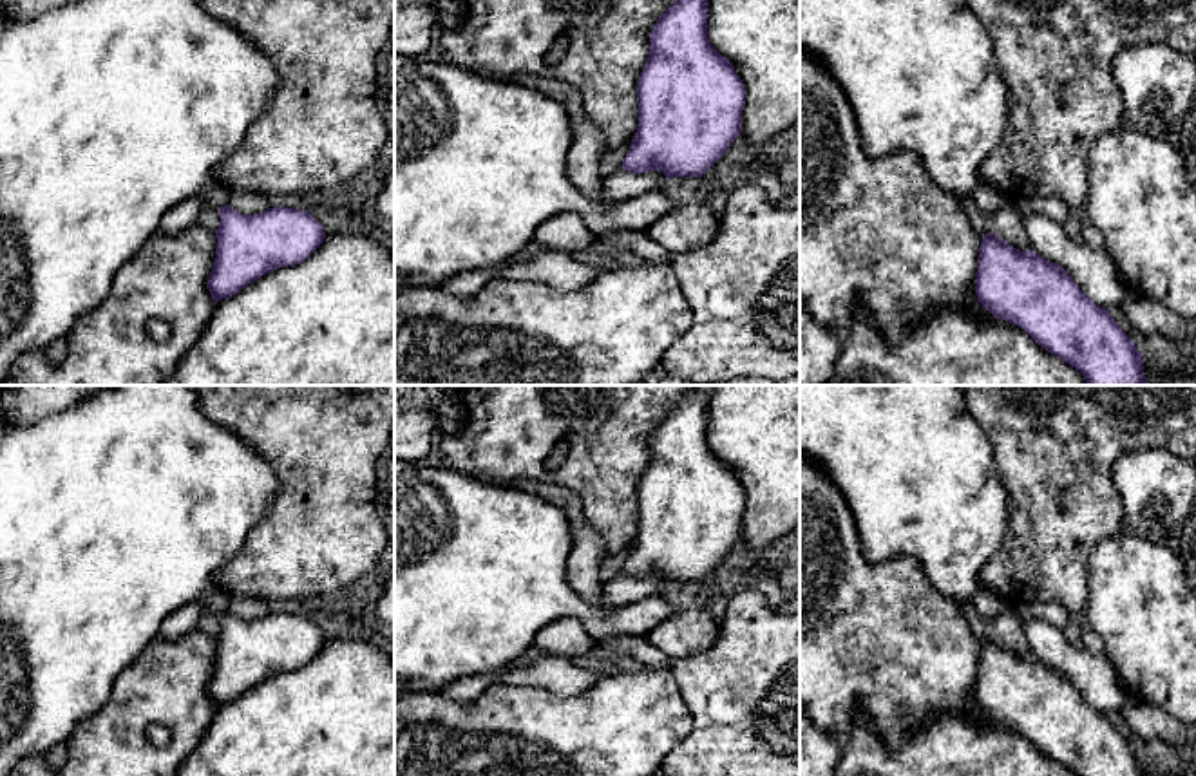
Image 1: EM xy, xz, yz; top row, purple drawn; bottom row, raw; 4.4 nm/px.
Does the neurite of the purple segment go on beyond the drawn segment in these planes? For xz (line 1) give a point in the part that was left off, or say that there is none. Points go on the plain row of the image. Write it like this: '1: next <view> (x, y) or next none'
1: next none

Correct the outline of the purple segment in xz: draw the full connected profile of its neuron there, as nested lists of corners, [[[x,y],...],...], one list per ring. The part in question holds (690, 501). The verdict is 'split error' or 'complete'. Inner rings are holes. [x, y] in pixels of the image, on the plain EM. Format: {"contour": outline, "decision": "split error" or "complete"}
{"contour": [[[697,385],[675,405],[650,438],[648,467],[639,481],[639,534],[622,566],[622,575],[660,575],[668,582],[706,579],[742,537],[745,494],[729,463],[707,443],[707,405]]], "decision": "complete"}

